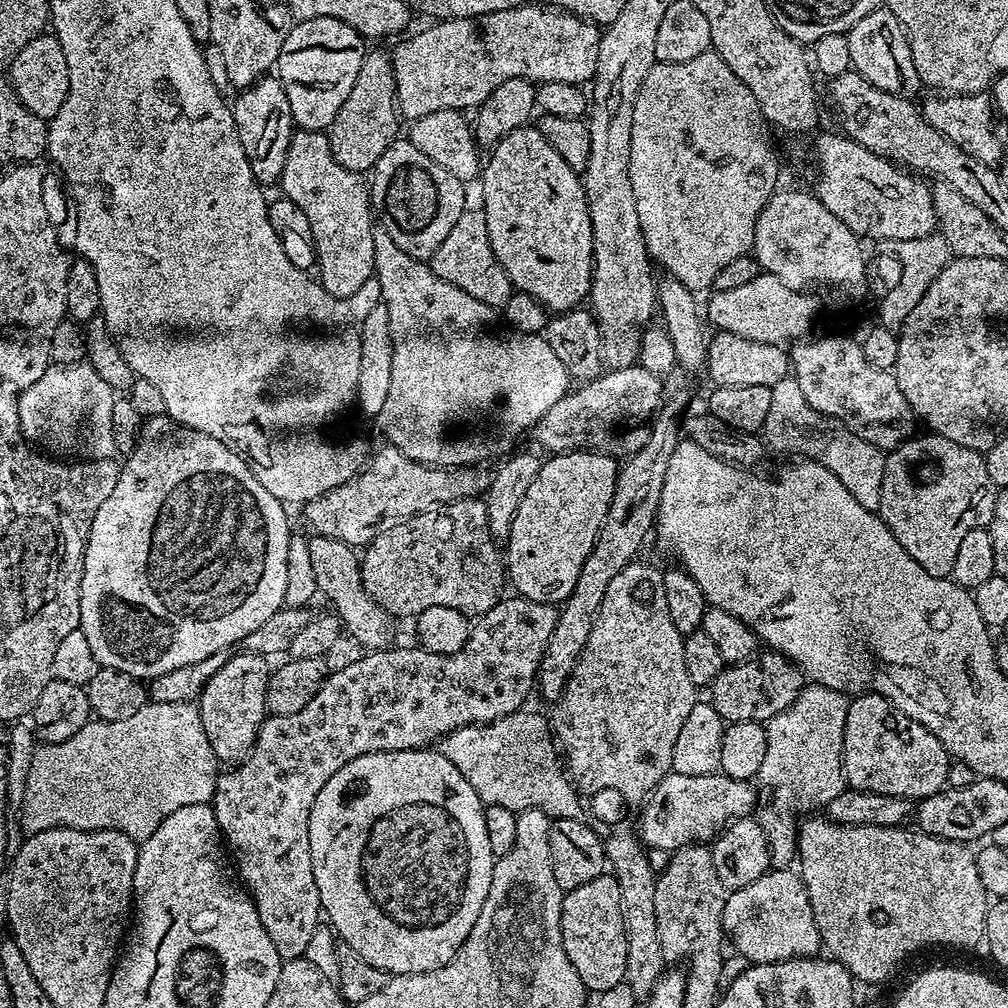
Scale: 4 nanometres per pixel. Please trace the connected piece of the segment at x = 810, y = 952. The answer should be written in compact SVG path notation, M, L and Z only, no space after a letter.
M770 870L758 882L727 893L724 902L724 930L727 939L748 959L749 965L777 964L793 958L812 958L821 951L818 926L810 906L810 894L799 871Z

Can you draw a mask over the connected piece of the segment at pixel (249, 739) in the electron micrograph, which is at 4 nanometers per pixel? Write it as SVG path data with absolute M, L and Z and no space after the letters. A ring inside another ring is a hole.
M242 650L238 654L238 656L236 654L229 655L226 666L222 666L222 670L218 670L218 674L214 674L214 678L210 678L210 682L202 690L198 701L202 730L206 730L210 750L214 750L217 761L224 766L235 766L250 755L254 742L258 738L258 730L264 725L265 719L269 715L266 702L266 690L270 675L269 661L253 652Z

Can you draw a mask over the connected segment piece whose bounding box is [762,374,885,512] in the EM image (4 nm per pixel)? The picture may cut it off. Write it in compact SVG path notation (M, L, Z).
M789 374L772 389L770 410L762 429L762 439L776 452L793 452L793 457L816 460L826 468L860 502L866 510L876 512L882 502L882 474L885 453L870 442L858 438L836 422L829 422L806 402L795 376Z

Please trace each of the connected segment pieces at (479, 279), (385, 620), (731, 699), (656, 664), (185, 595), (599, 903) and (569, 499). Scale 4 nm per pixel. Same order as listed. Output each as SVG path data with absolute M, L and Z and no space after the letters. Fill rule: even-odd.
M469 207L454 222L450 234L442 241L442 246L433 254L430 267L438 278L450 282L450 286L458 286L458 290L466 290L478 302L486 302L486 306L503 310L506 302L514 295L514 289L506 270L498 262L494 250L490 246L490 230L486 230L486 214L479 208Z
M313 535L308 540L310 566L314 570L317 593L325 596L333 604L343 631L348 632L364 647L364 650L383 650L393 643L393 617L378 602L374 602L364 589L364 579L360 573L361 557L353 545L338 542L325 536Z
M764 650L742 664L724 667L710 685L710 703L725 725L751 720L764 724L774 718L774 714L782 714L782 710L792 707L804 687L806 677L792 661L780 652Z
M633 562L625 566L621 572L614 574L610 586L606 590L606 598L602 598L602 606L592 623L590 638L586 638L586 650L578 658L570 678L566 682L566 690L561 694L559 700L555 701L556 708L550 715L550 727L554 733L554 739L562 753L563 763L566 765L566 771L573 784L576 785L577 792L581 797L586 798L586 808L592 811L591 819L593 821L601 820L604 824L620 824L628 815L635 813L648 799L648 795L656 789L658 782L672 771L672 759L674 758L674 742L678 739L678 733L682 730L682 725L690 715L690 710L698 703L698 685L690 682L690 674L686 674L686 661L682 659L682 650L684 649L684 637L681 636L674 622L670 622L670 614L666 610L666 598L663 594L656 594L652 604L647 604L640 596L634 593L639 588L648 588L652 584L652 572L641 562Z
M167 414L147 417L143 421L136 449L123 461L114 494L98 506L98 514L90 517L86 528L79 628L86 634L86 642L90 642L90 650L94 650L94 658L100 667L130 674L141 682L151 682L157 676L170 674L170 670L178 670L178 666L190 666L194 662L202 662L202 658L210 658L210 654L218 654L218 650L231 649L232 644L239 645L244 641L246 634L254 634L262 622L267 622L279 608L285 607L286 562L293 533L288 529L288 516L284 512L287 512L285 505L274 498L262 482L258 482L248 461L218 442L218 438L210 438L210 434L202 434L202 430L182 426Z
M605 874L564 893L562 902L562 946L570 966L578 970L589 993L610 990L625 983L626 974L626 926L622 914L622 893L618 891L616 877Z
M562 452L549 455L541 463L534 482L530 482L526 494L522 494L518 514L514 514L514 526L510 526L506 541L506 580L511 587L512 584L516 587L513 588L515 595L525 596L530 602L557 606L563 605L568 599L574 590L574 582L578 582L578 574L582 574L582 562L586 562L586 554L594 550L606 510L610 510L617 471L617 461L607 452Z

